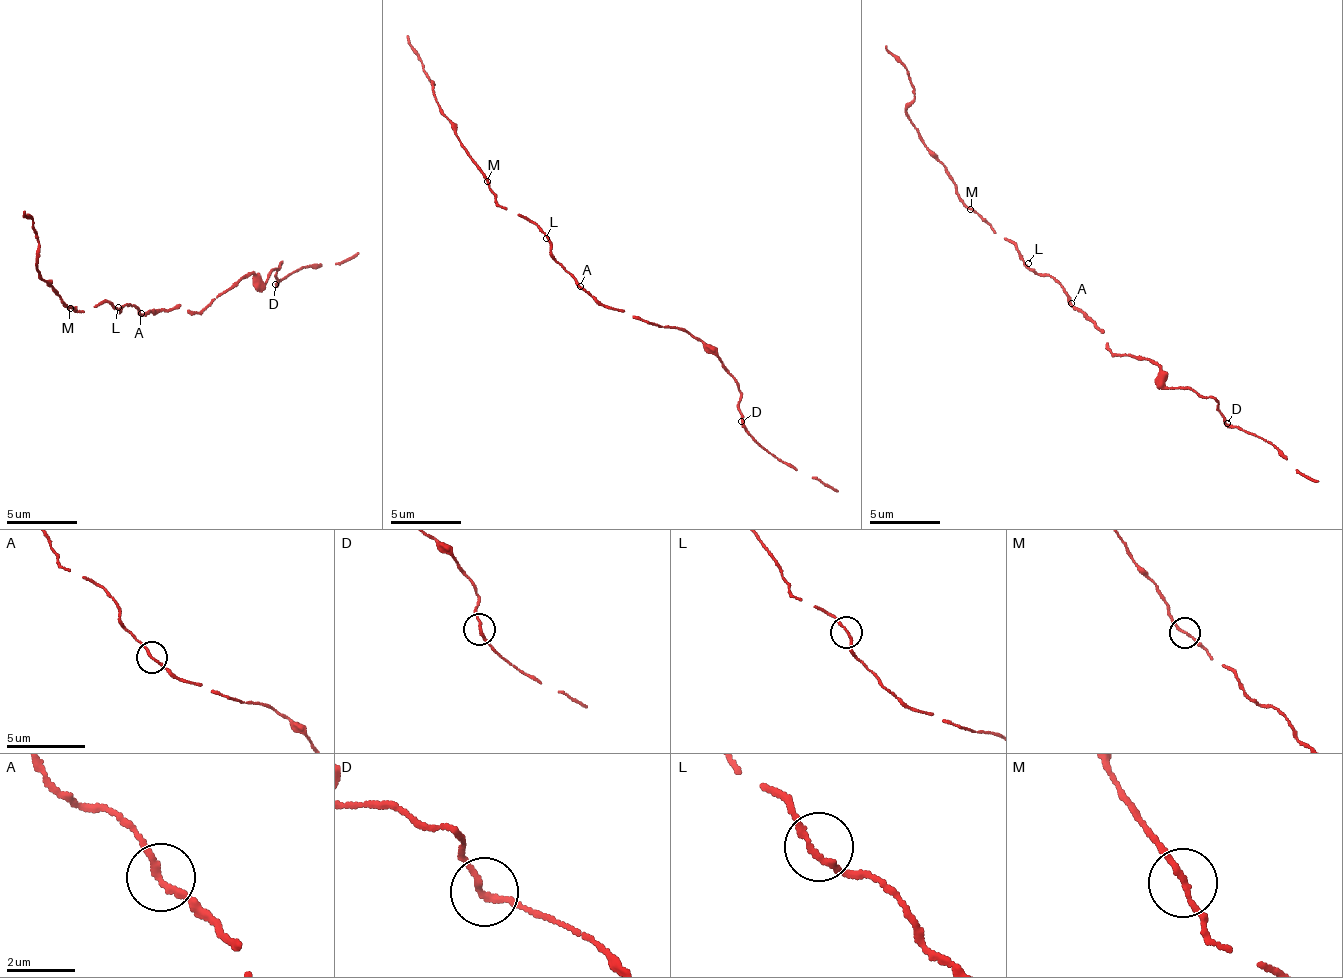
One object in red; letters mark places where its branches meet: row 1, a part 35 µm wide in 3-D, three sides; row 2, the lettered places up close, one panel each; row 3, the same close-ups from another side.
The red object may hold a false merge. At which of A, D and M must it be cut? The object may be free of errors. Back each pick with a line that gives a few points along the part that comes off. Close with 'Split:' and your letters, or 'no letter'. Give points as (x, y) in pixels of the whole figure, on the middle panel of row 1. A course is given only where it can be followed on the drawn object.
Split: no letter

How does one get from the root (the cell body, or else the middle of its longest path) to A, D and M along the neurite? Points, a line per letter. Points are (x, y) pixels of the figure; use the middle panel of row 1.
A: (594, 301), (579, 285)
D: (594, 301), (655, 323), (681, 328), (710, 348), (721, 369), (736, 382), (740, 422)
M: (594, 301), (555, 259), (550, 242), (530, 219), (523, 220), (502, 207), (498, 195), (486, 181)

